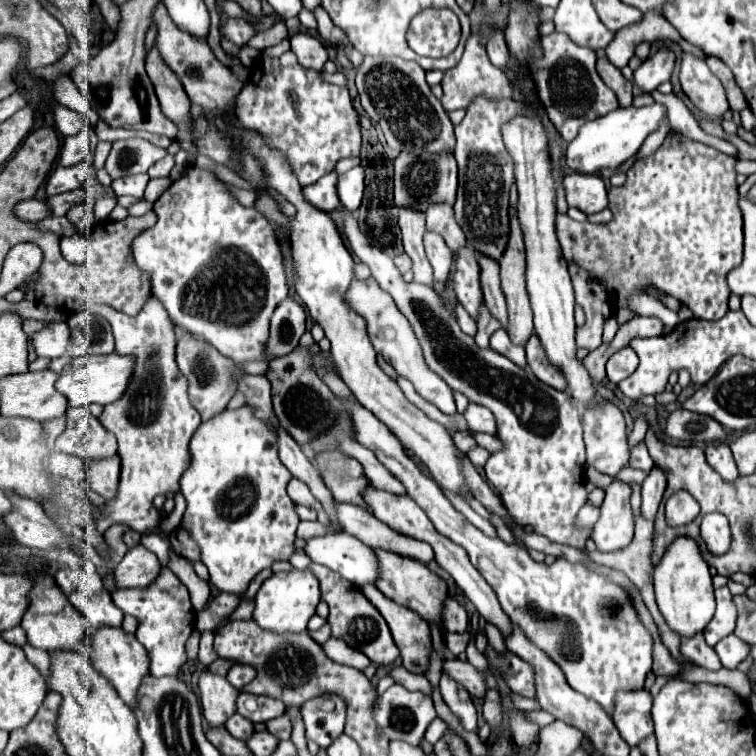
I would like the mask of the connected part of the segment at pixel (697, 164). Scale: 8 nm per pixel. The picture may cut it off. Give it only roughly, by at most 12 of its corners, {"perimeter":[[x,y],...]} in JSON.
{"perimeter":[[662,144],[608,190],[608,224],[566,214],[566,260],[614,318],[662,292],[728,312],[742,264],[736,158]]}

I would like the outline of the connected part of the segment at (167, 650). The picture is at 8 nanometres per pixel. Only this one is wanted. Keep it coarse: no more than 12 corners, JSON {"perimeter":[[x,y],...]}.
{"perimeter":[[168,568],[112,600],[138,618],[150,674],[176,676],[194,628],[188,588]]}

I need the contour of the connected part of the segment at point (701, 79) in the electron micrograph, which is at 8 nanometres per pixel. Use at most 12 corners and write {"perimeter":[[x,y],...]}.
{"perimeter":[[682,54],[680,84],[714,120],[730,108],[706,62]]}

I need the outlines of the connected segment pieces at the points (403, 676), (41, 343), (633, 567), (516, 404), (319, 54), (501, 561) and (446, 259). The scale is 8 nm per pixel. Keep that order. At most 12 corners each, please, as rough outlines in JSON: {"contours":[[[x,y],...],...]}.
{"contours":[[[394,666],[390,676],[408,690],[432,694],[426,676],[408,672],[404,666]],[[50,322],[32,336],[38,356],[60,358],[68,352],[70,330]],[[636,520],[634,540],[620,552],[590,552],[624,572],[642,594],[662,642],[682,658],[680,636],[660,616],[652,588],[654,520]],[[344,218],[426,364],[496,416],[484,470],[514,524],[584,548],[572,396],[460,330]],[[310,34],[292,36],[292,52],[304,68],[322,70],[324,44]],[[362,406],[356,442],[468,552],[502,610],[612,714],[652,638],[622,586],[482,534]],[[424,232],[434,280],[446,280],[452,252],[436,232]]]}

